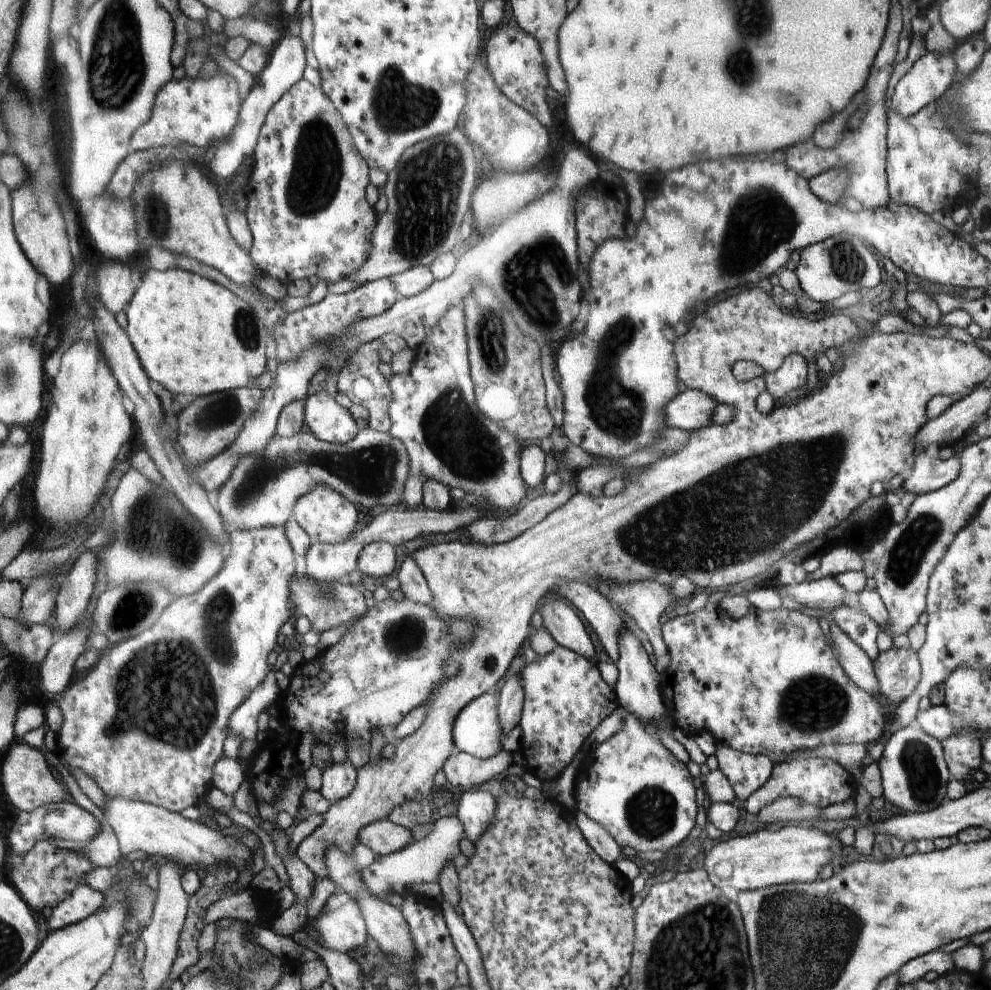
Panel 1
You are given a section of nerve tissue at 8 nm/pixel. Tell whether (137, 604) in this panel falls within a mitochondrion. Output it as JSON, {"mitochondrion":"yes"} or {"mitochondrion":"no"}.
{"mitochondrion":"yes"}

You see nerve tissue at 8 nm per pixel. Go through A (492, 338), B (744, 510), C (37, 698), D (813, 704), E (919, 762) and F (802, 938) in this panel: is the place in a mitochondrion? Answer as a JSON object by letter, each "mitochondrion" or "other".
{"A":"mitochondrion","B":"mitochondrion","C":"other","D":"mitochondrion","E":"mitochondrion","F":"mitochondrion"}

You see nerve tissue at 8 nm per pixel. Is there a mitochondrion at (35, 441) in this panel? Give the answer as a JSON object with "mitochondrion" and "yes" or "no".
{"mitochondrion":"no"}

